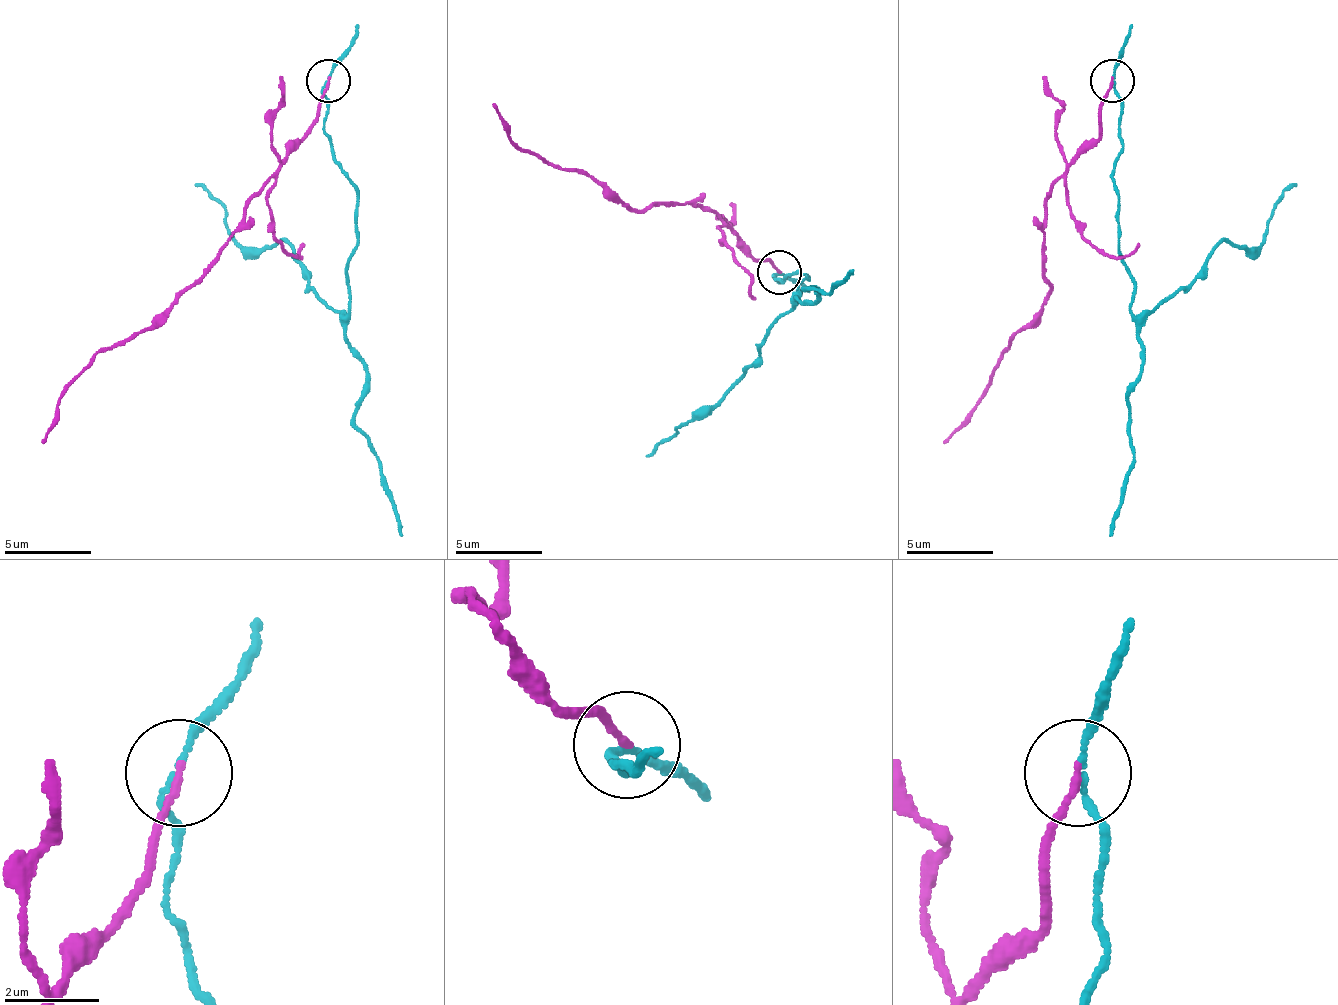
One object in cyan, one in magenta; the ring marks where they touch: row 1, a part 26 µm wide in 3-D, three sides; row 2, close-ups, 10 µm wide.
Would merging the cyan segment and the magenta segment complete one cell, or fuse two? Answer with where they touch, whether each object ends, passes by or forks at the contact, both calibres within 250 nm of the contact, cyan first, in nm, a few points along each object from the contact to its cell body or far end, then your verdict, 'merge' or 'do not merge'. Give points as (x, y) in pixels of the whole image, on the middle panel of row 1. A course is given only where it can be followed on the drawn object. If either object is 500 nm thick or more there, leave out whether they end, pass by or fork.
(779, 272) | cyan passes by | magenta ends | 120/130 nm | cyan via (780, 271), (771, 275), (776, 280), (789, 275), (806, 280), (763, 345), (736, 380), (645, 455) | magenta via (780, 271), (758, 262), (701, 205), (627, 209), (588, 174), (544, 161), (509, 135), (509, 126), (496, 104) | do not merge

